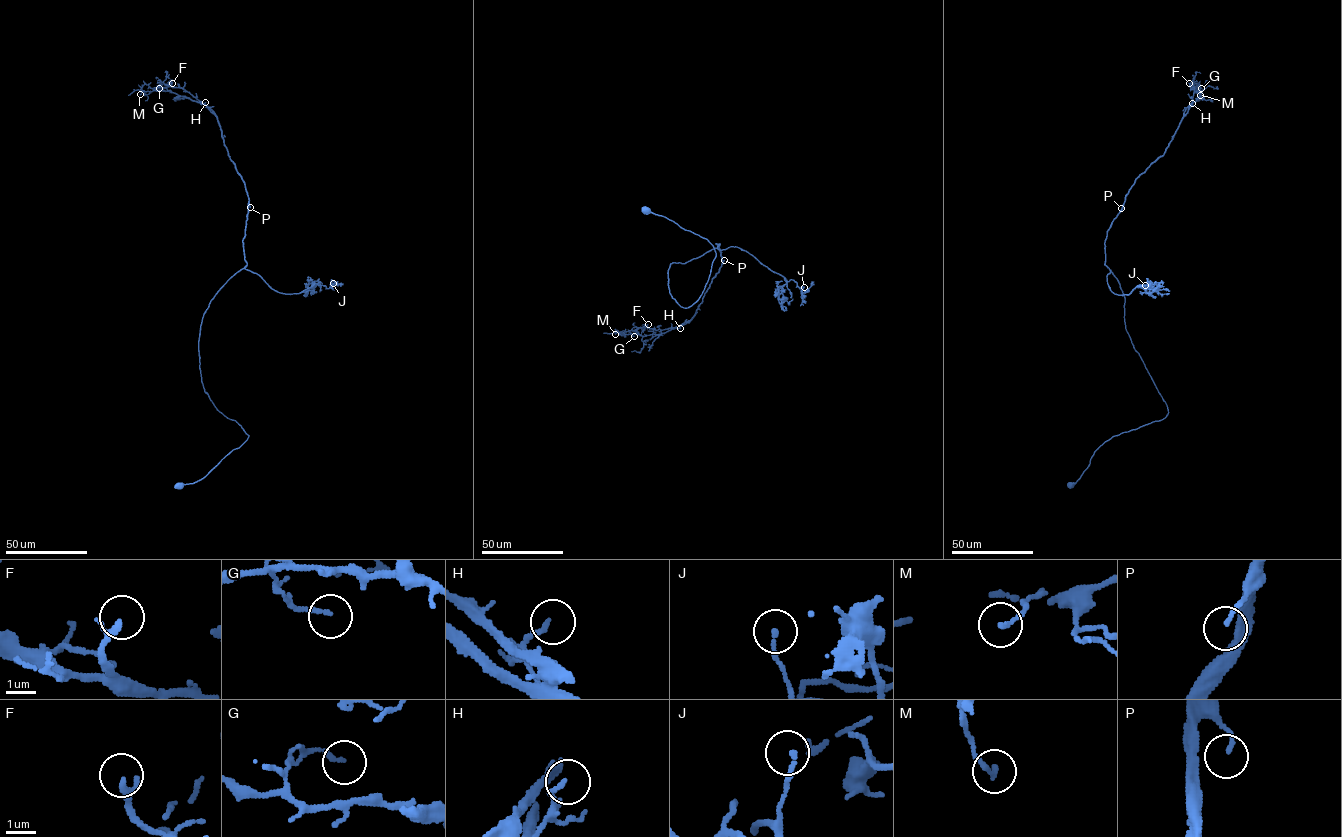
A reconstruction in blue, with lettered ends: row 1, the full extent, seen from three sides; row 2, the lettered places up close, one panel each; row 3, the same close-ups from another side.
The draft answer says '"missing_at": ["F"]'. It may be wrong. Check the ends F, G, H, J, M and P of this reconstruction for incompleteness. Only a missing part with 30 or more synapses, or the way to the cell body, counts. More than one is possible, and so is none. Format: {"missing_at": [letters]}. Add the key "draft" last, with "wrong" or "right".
{"missing_at": ["F"], "draft": "right"}

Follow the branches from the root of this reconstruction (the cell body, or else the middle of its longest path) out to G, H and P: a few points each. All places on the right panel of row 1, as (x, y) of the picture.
G: (1071, 484), (1104, 442), (1168, 413), (1125, 328), (1105, 240), (1201, 88)
H: (1071, 484), (1104, 442), (1168, 413), (1125, 328), (1105, 240), (1192, 103)
P: (1071, 484), (1104, 442), (1161, 420), (1168, 413), (1126, 330), (1124, 296), (1105, 264), (1107, 231), (1121, 208)

